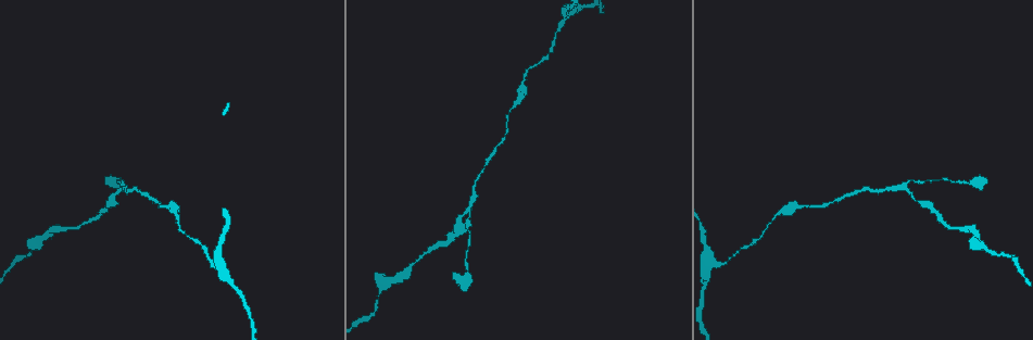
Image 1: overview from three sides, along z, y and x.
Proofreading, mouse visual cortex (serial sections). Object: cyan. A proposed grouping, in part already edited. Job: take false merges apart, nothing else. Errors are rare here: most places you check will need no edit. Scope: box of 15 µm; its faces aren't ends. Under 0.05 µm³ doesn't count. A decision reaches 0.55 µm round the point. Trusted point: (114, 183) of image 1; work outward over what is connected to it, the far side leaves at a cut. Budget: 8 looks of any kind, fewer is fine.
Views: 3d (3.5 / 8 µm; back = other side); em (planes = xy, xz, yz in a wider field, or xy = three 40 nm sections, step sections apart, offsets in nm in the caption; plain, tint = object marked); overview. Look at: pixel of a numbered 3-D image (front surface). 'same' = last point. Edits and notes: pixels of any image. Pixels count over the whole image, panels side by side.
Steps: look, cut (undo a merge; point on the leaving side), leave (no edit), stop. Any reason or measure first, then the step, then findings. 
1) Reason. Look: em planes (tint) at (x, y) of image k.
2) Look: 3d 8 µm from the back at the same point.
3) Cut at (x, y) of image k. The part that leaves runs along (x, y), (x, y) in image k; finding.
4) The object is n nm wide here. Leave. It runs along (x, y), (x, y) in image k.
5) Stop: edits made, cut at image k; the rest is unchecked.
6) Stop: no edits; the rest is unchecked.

Narrows sharply. Look: 3d 3.5 µm at (955, 182) of image 1.

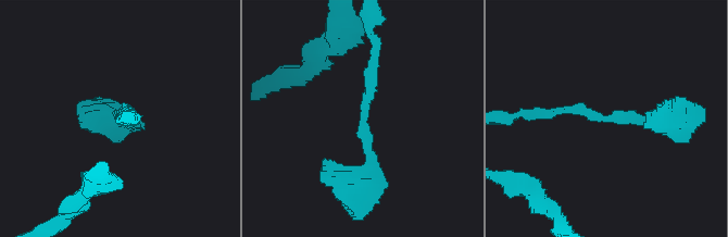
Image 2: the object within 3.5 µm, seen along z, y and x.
The arms are 150, 200 nm wide. Look: em xy step 5 (tint) at (363, 117) of image 2.

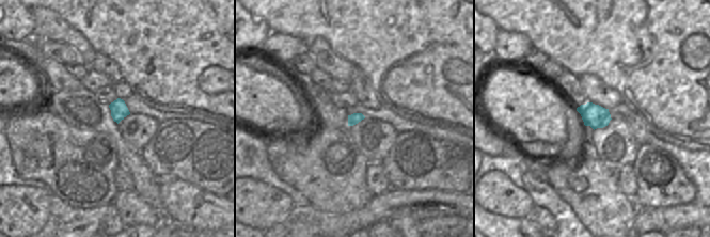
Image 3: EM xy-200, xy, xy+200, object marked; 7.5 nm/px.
Look: em xy step 1 (tint) at the same point.

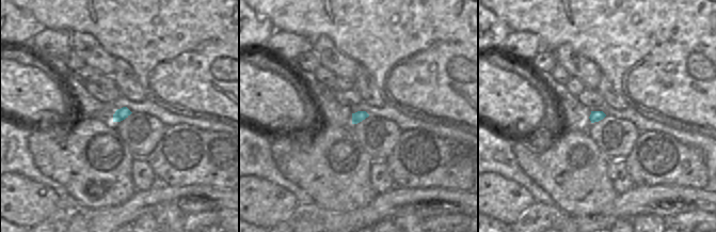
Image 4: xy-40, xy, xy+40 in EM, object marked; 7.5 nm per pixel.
Leave. It runs along (363, 188), (373, 181), (363, 108), (377, 49) in image 2; all the same cell.

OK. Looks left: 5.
Branch point. Look: 3d 3.5 µm at (119, 187) of image 1.

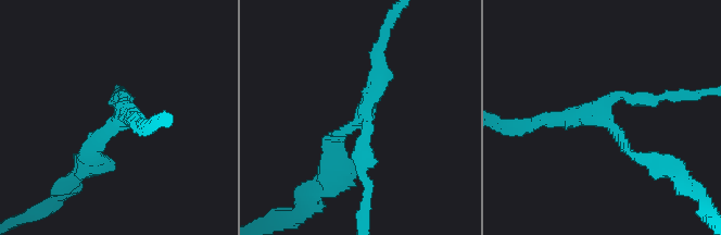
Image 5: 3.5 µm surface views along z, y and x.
Look: em xy step 2 (tint) at (124, 111) of image 5.

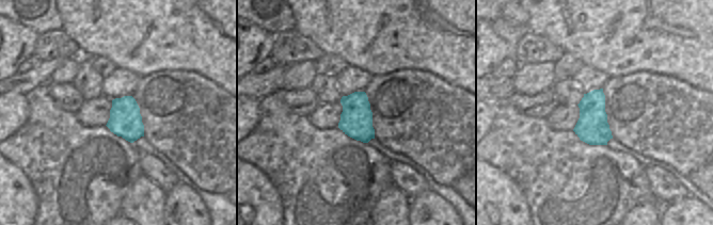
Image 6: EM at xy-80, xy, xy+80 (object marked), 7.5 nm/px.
3 arms meet here. Leave. It runs along (666, 95), (614, 95), (591, 115), (532, 125) in image 5; continuous, no second cell.

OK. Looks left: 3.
A narrow waist. Look: 3d 3.5 µm at (978, 244) of image 1.

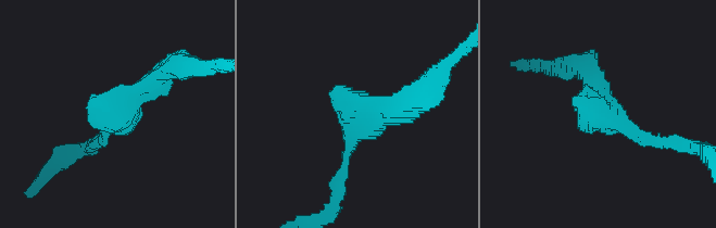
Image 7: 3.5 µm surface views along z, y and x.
Look: em xy step 3 (tint) at (363, 120) of image 7.

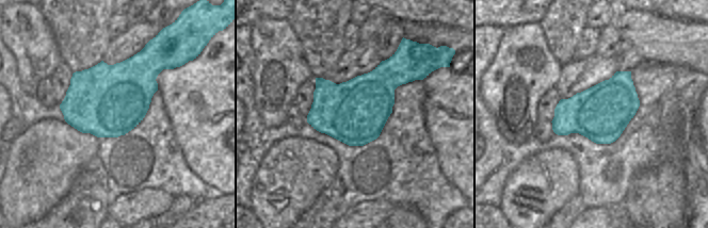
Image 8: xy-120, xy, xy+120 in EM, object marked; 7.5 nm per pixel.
Leave. It runs along (415, 99), (351, 130), (341, 175) in image 7; all the same cell.

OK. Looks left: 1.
Stop: no edits; the rest is unchecked.

